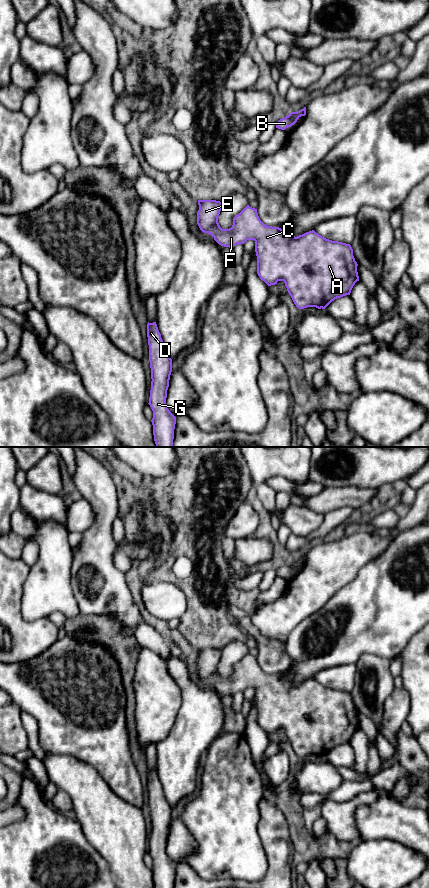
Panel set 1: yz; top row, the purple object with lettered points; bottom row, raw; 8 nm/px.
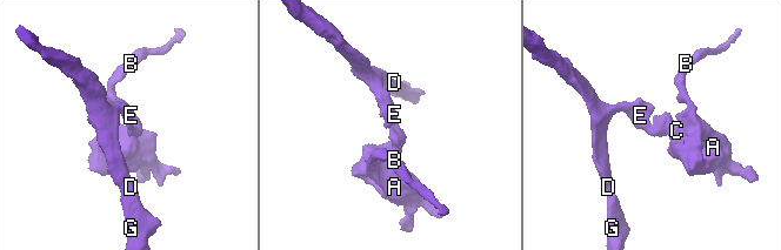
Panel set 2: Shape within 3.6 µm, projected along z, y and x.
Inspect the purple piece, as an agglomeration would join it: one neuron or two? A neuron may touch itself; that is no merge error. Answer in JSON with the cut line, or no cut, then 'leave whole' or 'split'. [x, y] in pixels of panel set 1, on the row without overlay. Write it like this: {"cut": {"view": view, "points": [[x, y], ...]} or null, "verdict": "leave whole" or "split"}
{"cut": null, "verdict": "leave whole"}

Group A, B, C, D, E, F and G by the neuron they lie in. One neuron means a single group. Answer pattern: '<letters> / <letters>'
A B C D E F G

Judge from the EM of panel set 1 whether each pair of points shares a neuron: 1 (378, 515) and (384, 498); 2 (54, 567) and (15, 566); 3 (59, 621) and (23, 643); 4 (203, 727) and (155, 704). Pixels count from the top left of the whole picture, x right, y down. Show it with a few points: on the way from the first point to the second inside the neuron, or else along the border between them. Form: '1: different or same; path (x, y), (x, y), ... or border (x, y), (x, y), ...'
1: different; border (391, 504), (378, 508)
2: different; border (30, 567), (21, 589)
3: different; border (48, 617), (58, 628)
4: different; border (181, 691), (181, 706), (173, 727), (167, 735)

